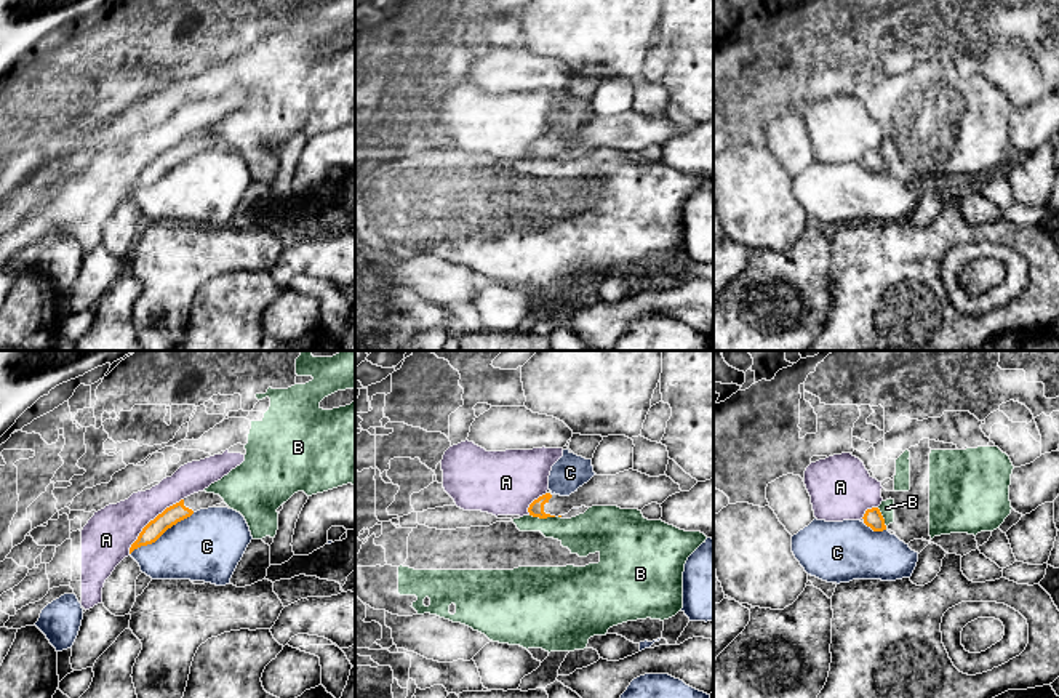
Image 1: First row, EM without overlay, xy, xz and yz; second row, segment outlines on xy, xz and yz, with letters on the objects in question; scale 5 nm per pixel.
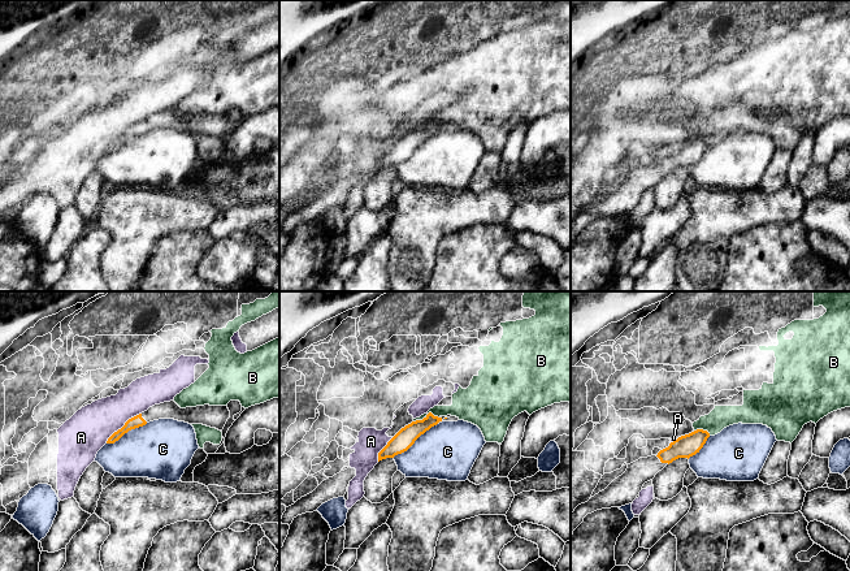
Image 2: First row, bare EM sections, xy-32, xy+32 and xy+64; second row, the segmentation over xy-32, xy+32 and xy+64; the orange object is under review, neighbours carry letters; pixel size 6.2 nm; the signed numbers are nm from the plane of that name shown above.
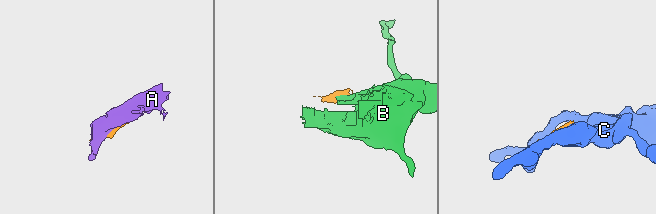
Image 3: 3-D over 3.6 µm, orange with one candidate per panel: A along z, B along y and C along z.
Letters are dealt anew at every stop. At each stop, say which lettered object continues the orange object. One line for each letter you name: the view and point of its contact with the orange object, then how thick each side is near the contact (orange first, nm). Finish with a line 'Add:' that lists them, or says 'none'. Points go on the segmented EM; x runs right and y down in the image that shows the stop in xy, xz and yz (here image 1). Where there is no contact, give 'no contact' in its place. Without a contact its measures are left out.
Add: none

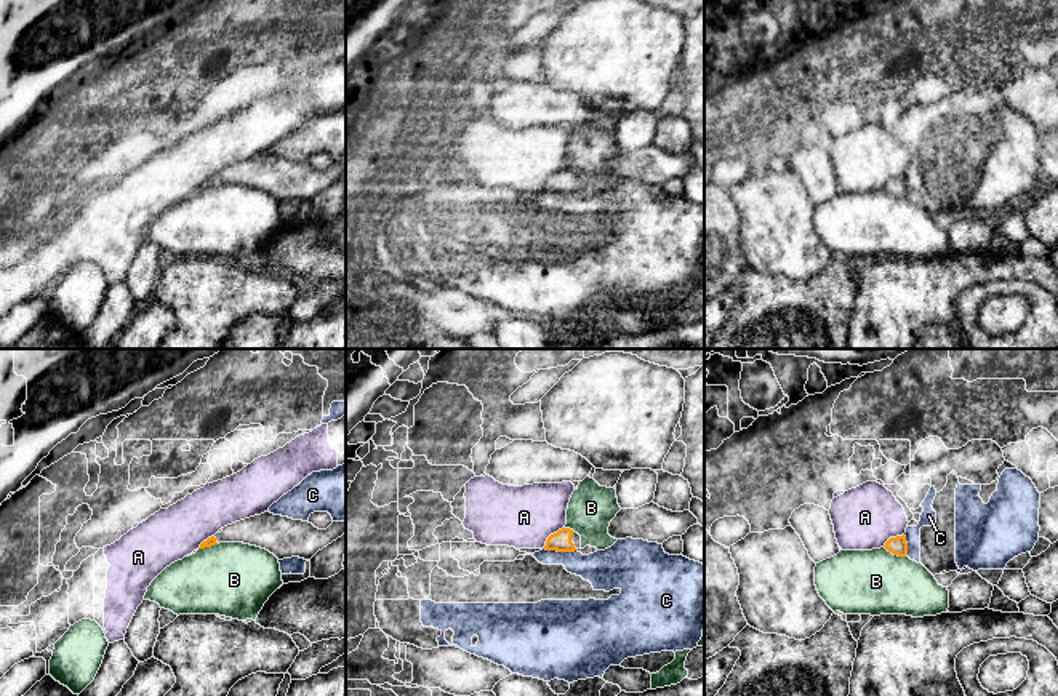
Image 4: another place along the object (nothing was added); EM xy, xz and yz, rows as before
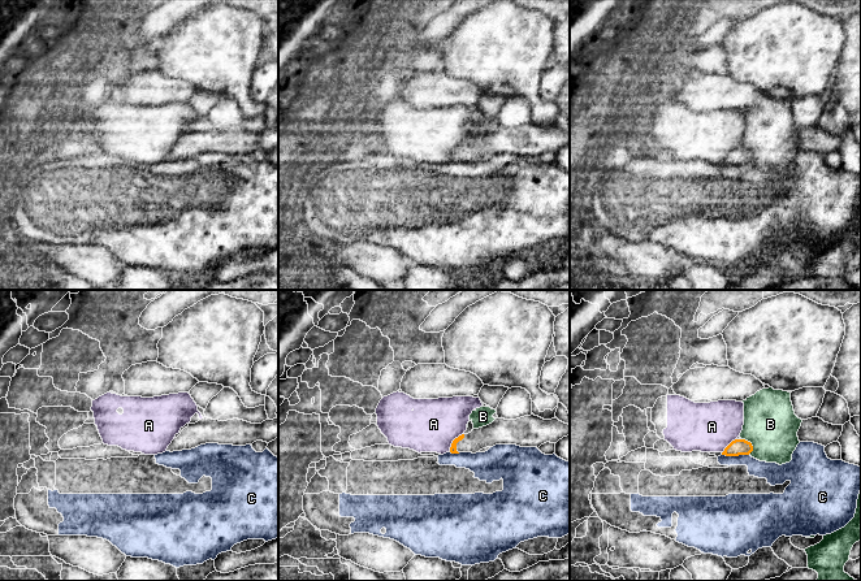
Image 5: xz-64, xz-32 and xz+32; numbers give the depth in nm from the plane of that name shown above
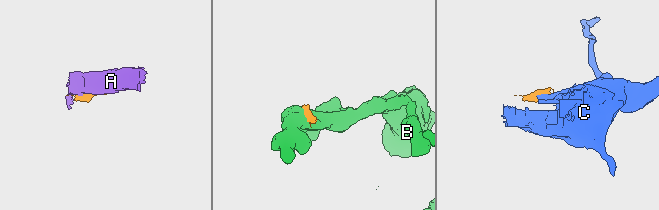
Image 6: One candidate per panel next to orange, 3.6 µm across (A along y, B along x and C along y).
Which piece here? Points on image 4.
Add: none

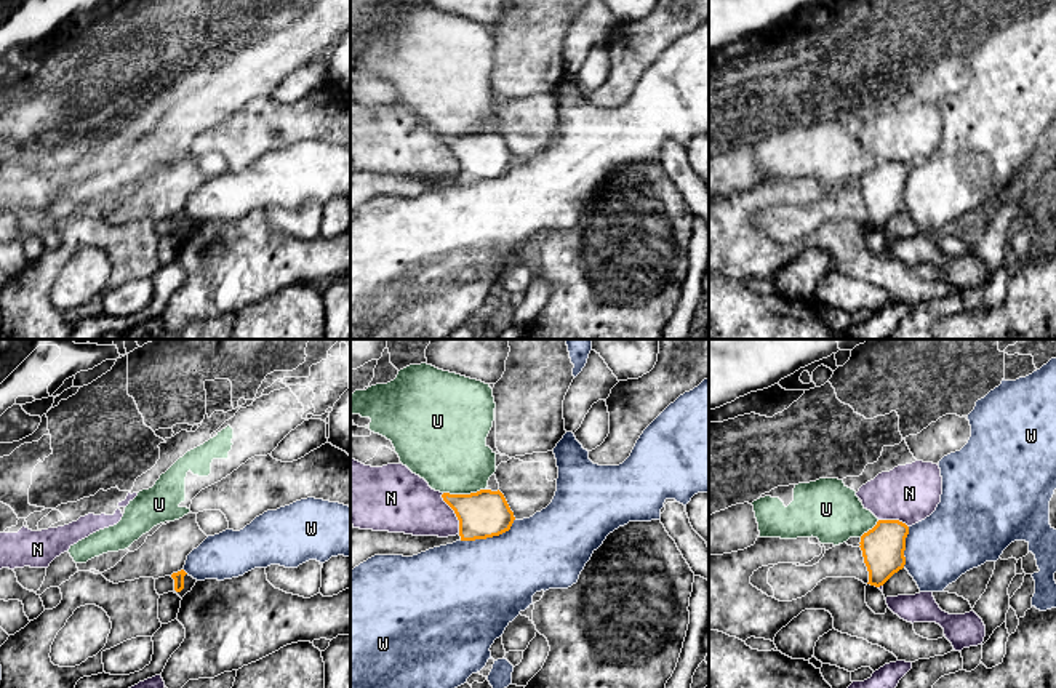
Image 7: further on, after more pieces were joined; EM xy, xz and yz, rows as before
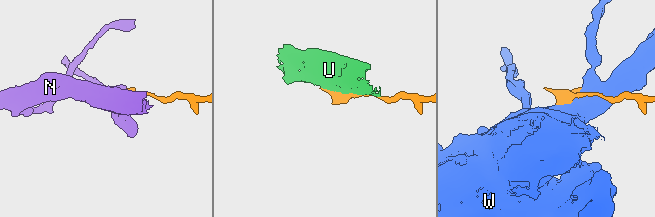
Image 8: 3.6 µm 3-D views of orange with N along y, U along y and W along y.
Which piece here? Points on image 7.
Add: none

